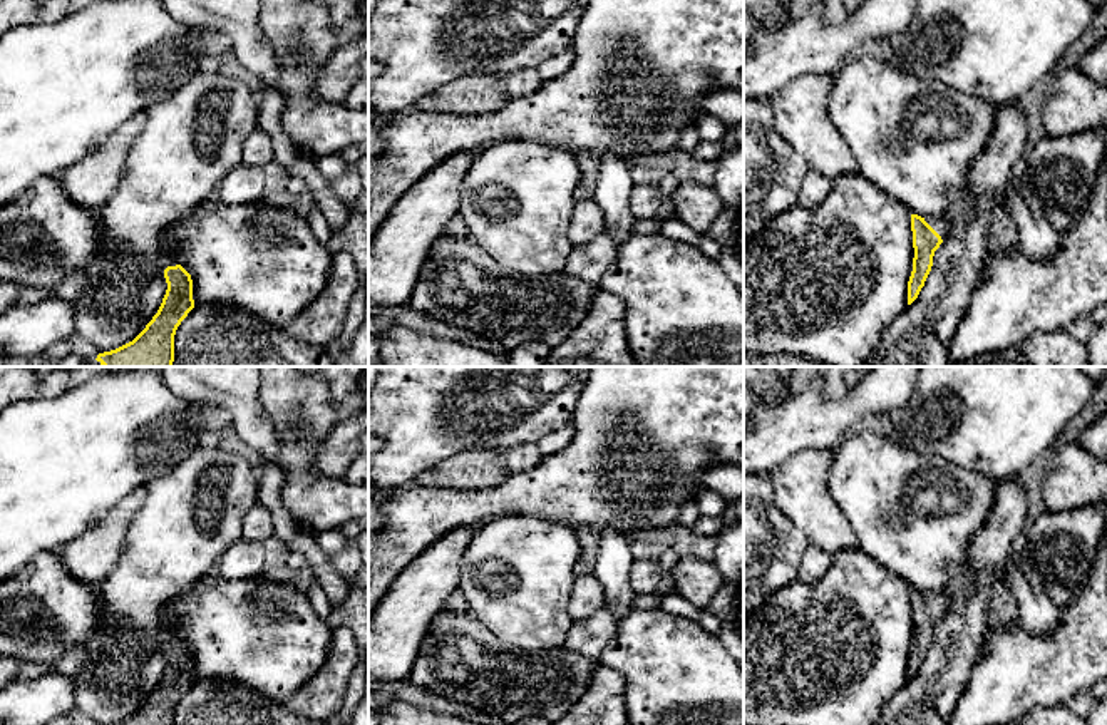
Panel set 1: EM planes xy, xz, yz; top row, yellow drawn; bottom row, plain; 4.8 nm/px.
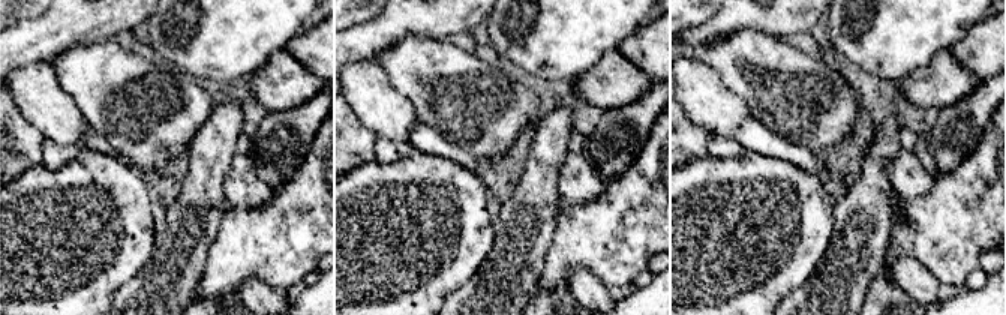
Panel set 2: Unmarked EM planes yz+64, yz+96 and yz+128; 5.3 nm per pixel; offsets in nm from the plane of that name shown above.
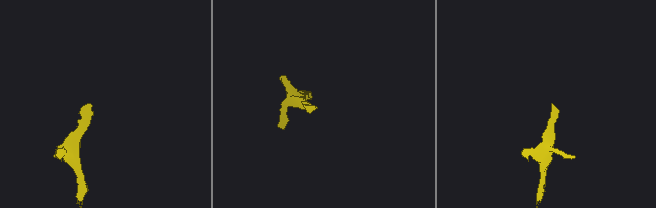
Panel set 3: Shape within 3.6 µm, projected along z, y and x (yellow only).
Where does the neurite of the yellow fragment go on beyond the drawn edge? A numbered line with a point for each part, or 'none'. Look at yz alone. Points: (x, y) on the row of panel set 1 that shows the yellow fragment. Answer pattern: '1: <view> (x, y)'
1: yz (938, 225)

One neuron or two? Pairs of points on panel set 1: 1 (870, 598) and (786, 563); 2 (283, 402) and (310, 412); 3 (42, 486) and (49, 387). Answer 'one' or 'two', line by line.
1: two
2: one
3: two

